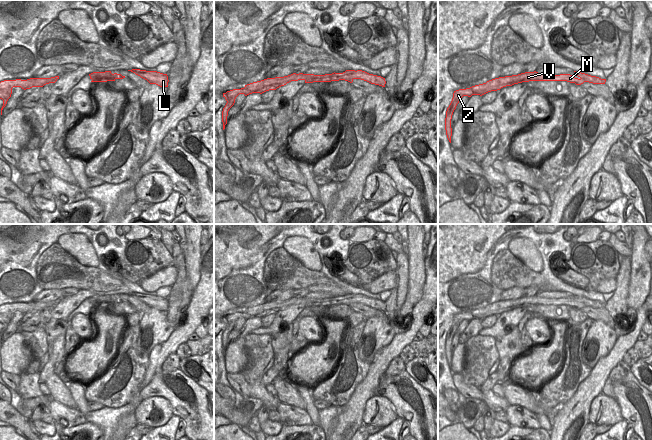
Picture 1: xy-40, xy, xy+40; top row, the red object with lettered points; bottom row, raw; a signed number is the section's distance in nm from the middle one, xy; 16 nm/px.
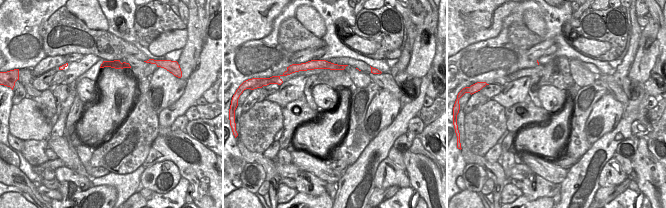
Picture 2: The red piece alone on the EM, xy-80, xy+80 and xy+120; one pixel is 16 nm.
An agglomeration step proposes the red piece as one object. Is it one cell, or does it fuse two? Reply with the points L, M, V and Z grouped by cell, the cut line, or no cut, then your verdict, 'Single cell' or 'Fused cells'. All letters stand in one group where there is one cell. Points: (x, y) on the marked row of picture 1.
Groups: L M V Z. No split. Single cell

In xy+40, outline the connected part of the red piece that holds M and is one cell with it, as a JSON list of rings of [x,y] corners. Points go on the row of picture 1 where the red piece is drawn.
[[[536,71],[534,72],[525,72],[518,75],[499,77],[487,81],[486,83],[472,86],[466,89],[459,89],[454,91],[452,101],[447,108],[446,118],[445,118],[445,130],[446,135],[451,143],[452,128],[451,128],[451,119],[454,110],[456,109],[457,104],[463,96],[471,97],[472,95],[484,95],[491,91],[500,90],[506,86],[512,86],[514,84],[529,82],[529,81],[567,81],[570,83],[575,83],[576,85],[581,85],[584,82],[589,82],[593,84],[605,84],[606,79],[601,79],[596,76],[591,76],[585,73],[576,72],[577,78],[573,77],[570,74],[560,74],[560,75],[549,75],[542,74]]]

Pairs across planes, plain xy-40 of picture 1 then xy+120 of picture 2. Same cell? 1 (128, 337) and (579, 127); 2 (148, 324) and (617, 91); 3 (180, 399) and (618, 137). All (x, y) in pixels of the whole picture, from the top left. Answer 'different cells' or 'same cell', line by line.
1: same cell
2: different cells
3: different cells

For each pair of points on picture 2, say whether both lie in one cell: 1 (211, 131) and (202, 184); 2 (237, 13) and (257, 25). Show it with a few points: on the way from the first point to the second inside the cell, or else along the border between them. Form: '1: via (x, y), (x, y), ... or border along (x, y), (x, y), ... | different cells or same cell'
1: border along (188, 135), (212, 151) | different cells
2: via (242, 14), (246, 14), (252, 20) | same cell

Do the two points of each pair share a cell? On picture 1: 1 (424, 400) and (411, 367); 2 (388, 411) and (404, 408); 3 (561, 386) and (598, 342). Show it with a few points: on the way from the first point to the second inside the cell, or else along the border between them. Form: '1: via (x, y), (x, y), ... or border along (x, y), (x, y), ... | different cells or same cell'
1: border along (406, 370), (427, 390) | different cells
2: border along (378, 394), (386, 397), (392, 403), (398, 416) | different cells
3: border along (584, 337), (582, 360), (591, 369) | different cells

